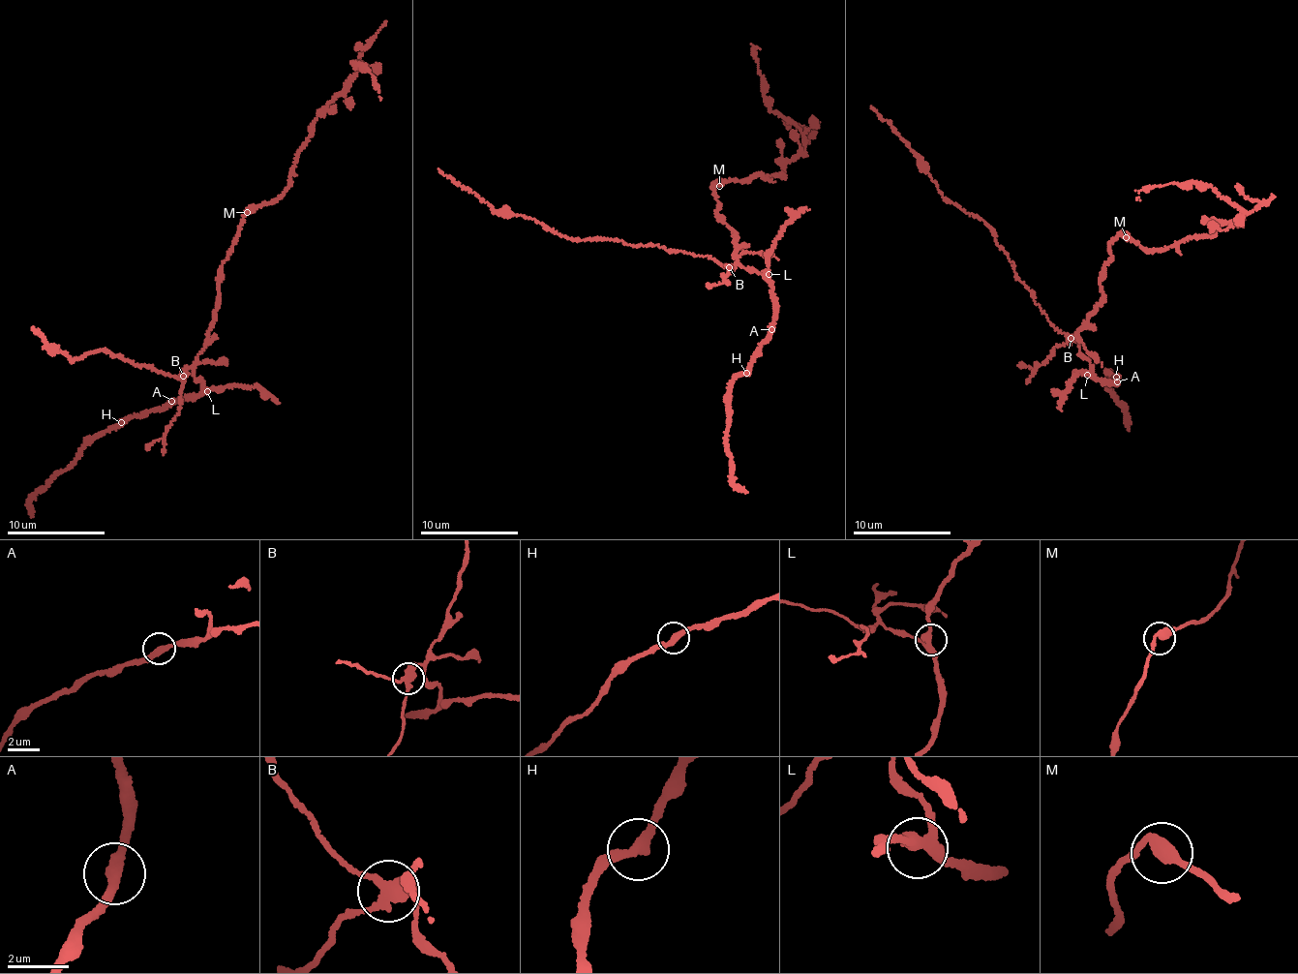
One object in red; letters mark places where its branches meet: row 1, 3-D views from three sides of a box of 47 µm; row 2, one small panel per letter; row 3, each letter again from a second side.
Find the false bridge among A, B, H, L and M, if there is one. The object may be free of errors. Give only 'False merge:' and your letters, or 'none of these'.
False merge: B

